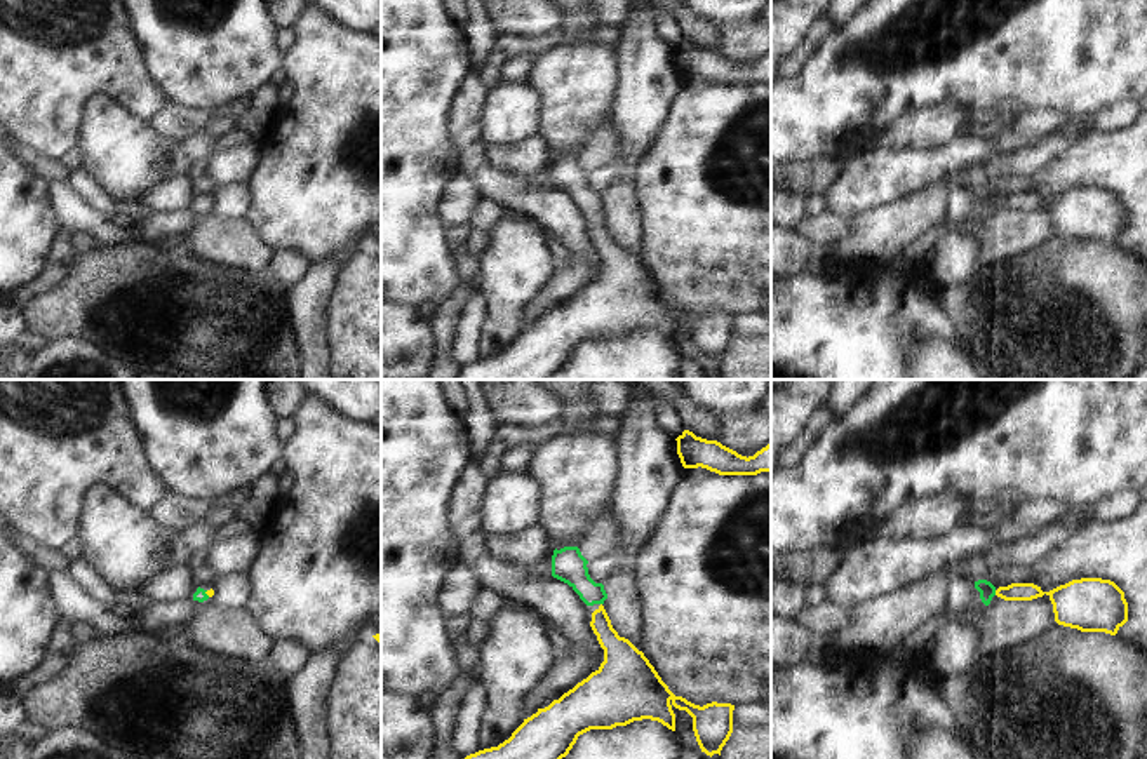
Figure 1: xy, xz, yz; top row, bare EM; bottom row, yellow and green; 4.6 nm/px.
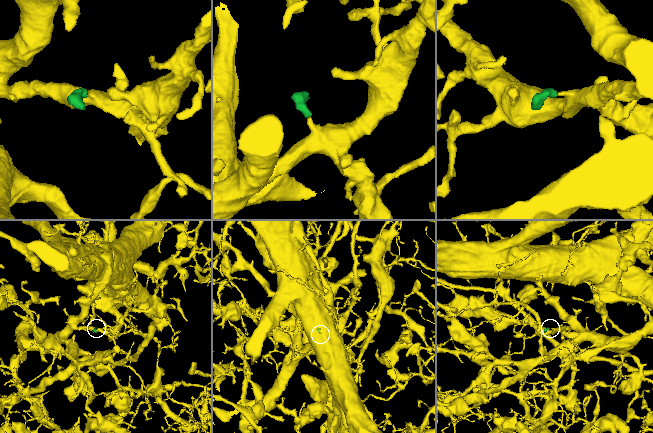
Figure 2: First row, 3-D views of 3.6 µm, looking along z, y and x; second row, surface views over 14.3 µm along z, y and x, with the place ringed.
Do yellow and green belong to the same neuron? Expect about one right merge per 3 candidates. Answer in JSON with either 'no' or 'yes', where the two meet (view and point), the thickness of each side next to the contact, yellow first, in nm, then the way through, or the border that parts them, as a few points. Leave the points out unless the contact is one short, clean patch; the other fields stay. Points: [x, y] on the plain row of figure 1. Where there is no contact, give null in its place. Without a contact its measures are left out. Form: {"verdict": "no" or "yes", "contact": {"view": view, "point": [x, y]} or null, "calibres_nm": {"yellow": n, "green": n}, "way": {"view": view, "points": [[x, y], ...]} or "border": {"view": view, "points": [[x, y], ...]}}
{"verdict": "yes", "contact": {"view": "yz", "point": [996, 202]}, "calibres_nm": {"yellow": 80, "green": 80}, "way": {"view": "yz", "points": [[1015, 201], [996, 202], [987, 201]]}}

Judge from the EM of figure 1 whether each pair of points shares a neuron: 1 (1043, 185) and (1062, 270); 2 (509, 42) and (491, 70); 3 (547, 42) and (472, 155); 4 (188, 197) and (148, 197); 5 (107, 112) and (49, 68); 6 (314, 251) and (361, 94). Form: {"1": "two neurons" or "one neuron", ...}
{"1": "two neurons", "2": "one neuron", "3": "two neurons", "4": "one neuron", "5": "two neurons", "6": "one neuron"}

